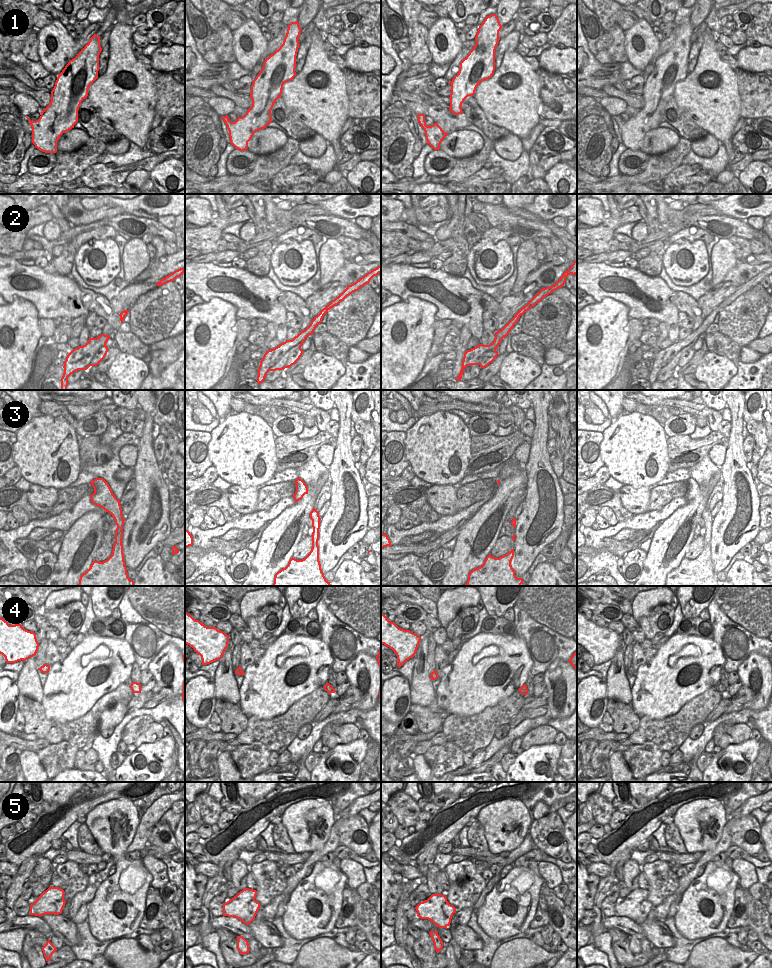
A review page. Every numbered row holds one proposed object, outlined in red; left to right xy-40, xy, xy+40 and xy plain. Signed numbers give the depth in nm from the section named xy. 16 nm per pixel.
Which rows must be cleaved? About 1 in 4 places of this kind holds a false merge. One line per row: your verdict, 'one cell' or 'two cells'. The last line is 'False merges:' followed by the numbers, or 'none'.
1: one cell
2: two cells
3: one cell
4: one cell
5: one cell
False merges: 2

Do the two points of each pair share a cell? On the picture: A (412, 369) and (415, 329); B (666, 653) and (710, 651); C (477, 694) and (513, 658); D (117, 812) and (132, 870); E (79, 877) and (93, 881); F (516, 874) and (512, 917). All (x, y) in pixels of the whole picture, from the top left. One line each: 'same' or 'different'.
A: same
B: same
C: same
D: same
E: different
F: same

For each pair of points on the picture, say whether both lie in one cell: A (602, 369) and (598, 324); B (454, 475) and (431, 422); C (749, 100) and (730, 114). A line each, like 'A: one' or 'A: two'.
A: one
B: one
C: two

